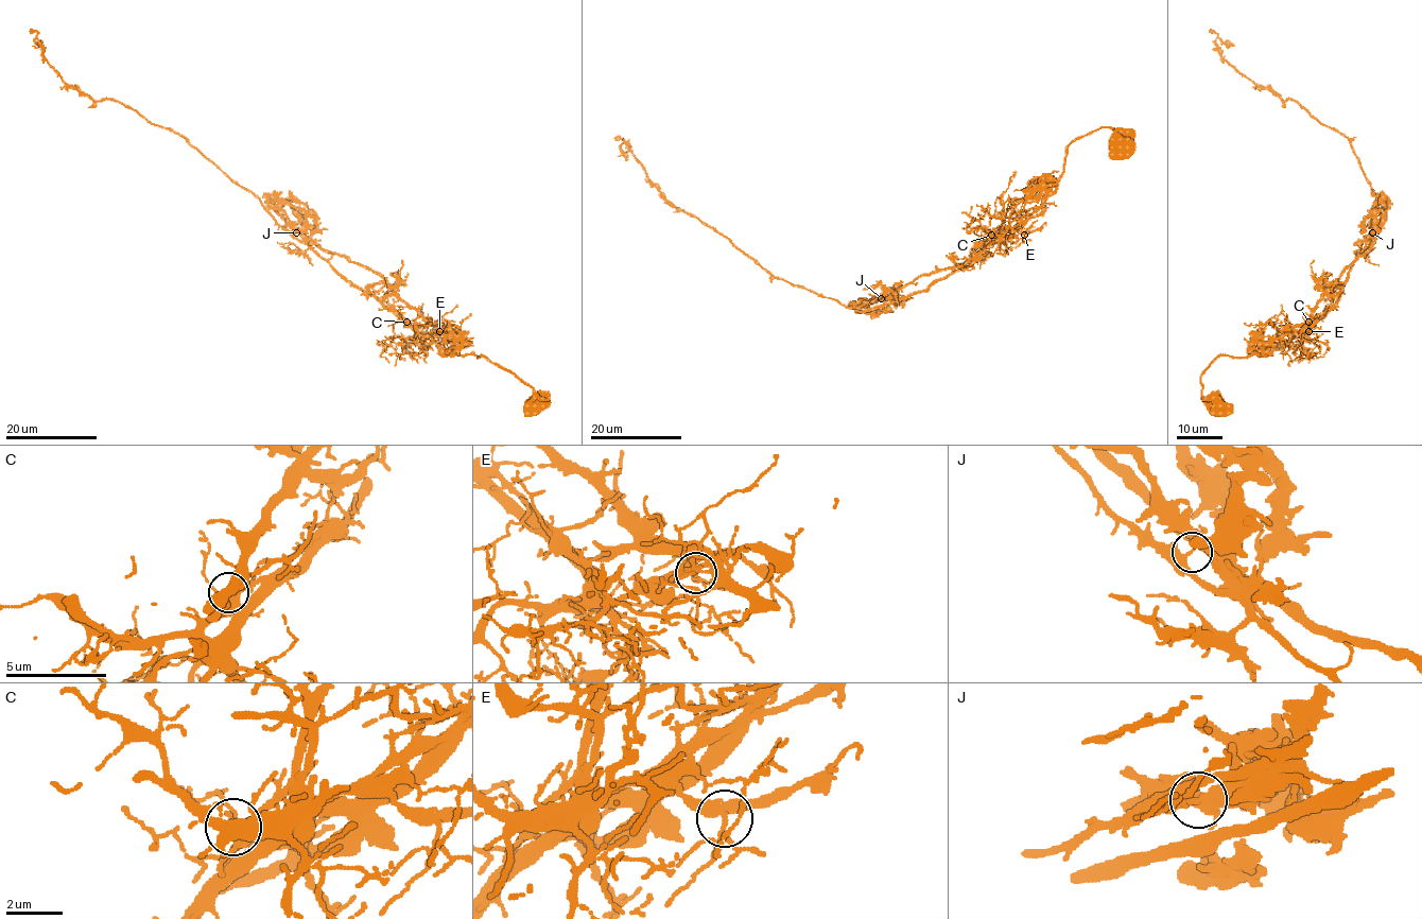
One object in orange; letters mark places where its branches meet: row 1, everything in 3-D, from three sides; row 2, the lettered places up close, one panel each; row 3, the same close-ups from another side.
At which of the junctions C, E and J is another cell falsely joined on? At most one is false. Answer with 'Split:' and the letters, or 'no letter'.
Split: J

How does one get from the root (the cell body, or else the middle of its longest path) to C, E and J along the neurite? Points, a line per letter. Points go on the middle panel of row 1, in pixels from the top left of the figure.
C: (1117, 141), (1119, 128), (1111, 127), (1075, 139), (1067, 148), (1062, 176), (1033, 188), (1006, 210), (991, 235)
E: (1117, 141), (1119, 128), (1100, 127), (1072, 142), (1062, 176), (1043, 187), (1043, 202), (1019, 224), (1024, 235)
J: (1117, 141), (1119, 128), (1111, 127), (1075, 139), (1062, 176), (1012, 204), (981, 252), (881, 298)

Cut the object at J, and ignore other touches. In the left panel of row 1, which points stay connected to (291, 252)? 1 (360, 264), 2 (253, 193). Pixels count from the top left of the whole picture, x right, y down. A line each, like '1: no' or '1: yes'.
1: no
2: yes

